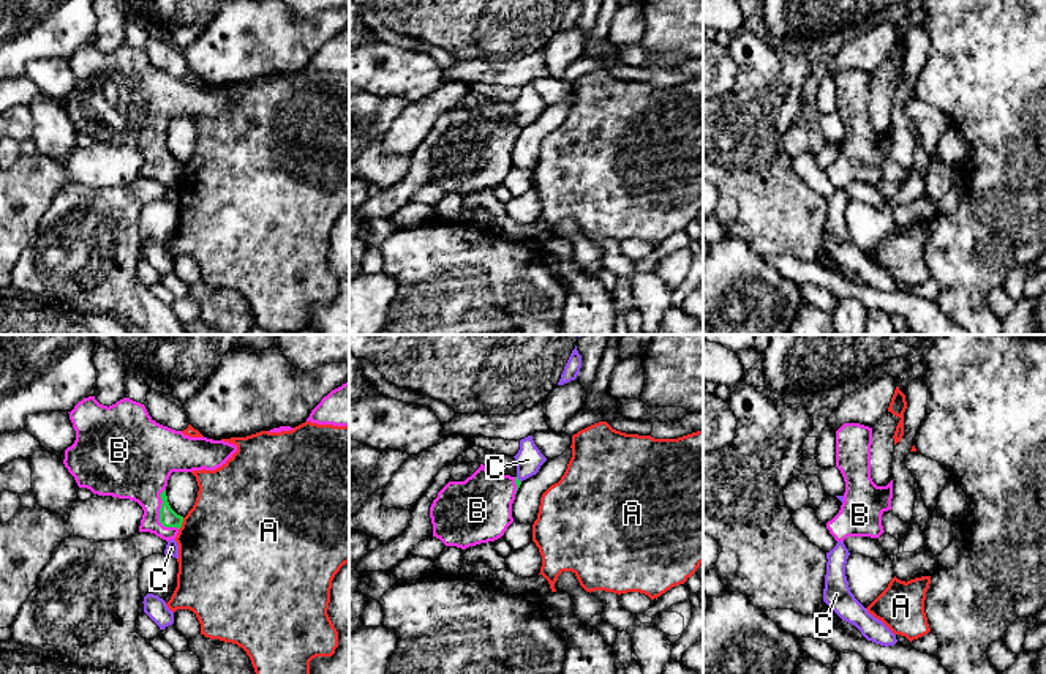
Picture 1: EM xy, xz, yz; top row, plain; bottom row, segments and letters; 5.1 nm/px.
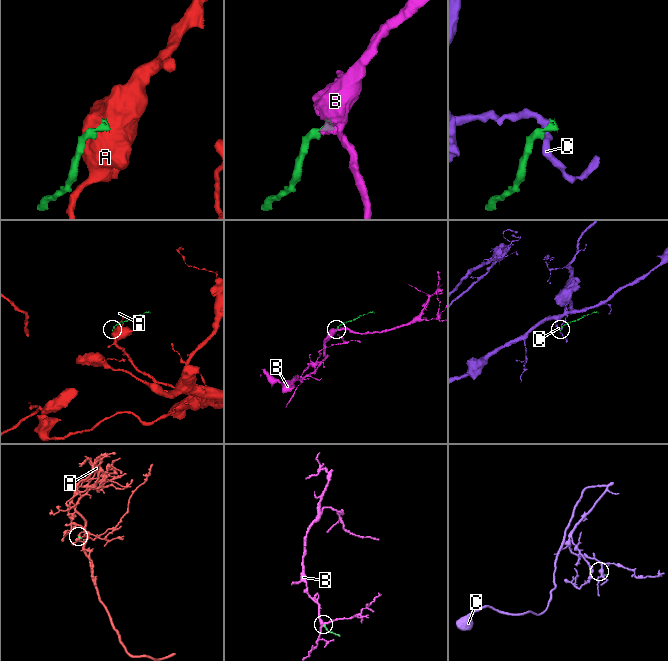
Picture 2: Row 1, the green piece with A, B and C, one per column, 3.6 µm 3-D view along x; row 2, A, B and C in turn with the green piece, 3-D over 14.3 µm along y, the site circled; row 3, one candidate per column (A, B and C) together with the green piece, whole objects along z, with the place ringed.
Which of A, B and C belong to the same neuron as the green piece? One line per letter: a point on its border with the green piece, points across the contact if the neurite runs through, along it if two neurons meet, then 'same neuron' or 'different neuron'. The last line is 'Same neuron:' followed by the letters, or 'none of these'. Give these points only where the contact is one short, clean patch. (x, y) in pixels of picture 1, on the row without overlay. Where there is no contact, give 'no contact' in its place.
A: meets green in xy at (180, 171); border along xy (184, 164), (179, 175); different neuron
B: meets green in xy at (160, 160); runs through xy (168, 163), (160, 160), (139, 116); same neuron
C: meets green in xz at (519, 127); border along xz (515, 123), (520, 128); different neuron
Same neuron: B

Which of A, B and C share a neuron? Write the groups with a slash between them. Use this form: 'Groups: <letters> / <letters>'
Groups: A / B / C

